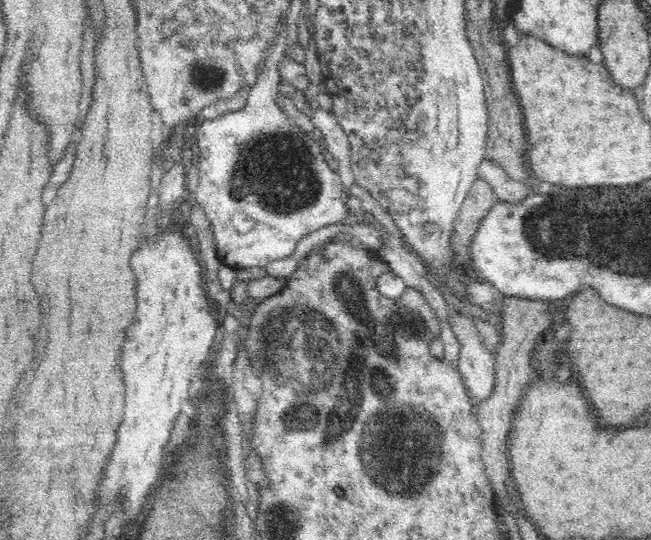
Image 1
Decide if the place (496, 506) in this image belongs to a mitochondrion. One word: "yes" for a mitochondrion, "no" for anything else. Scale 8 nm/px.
no

